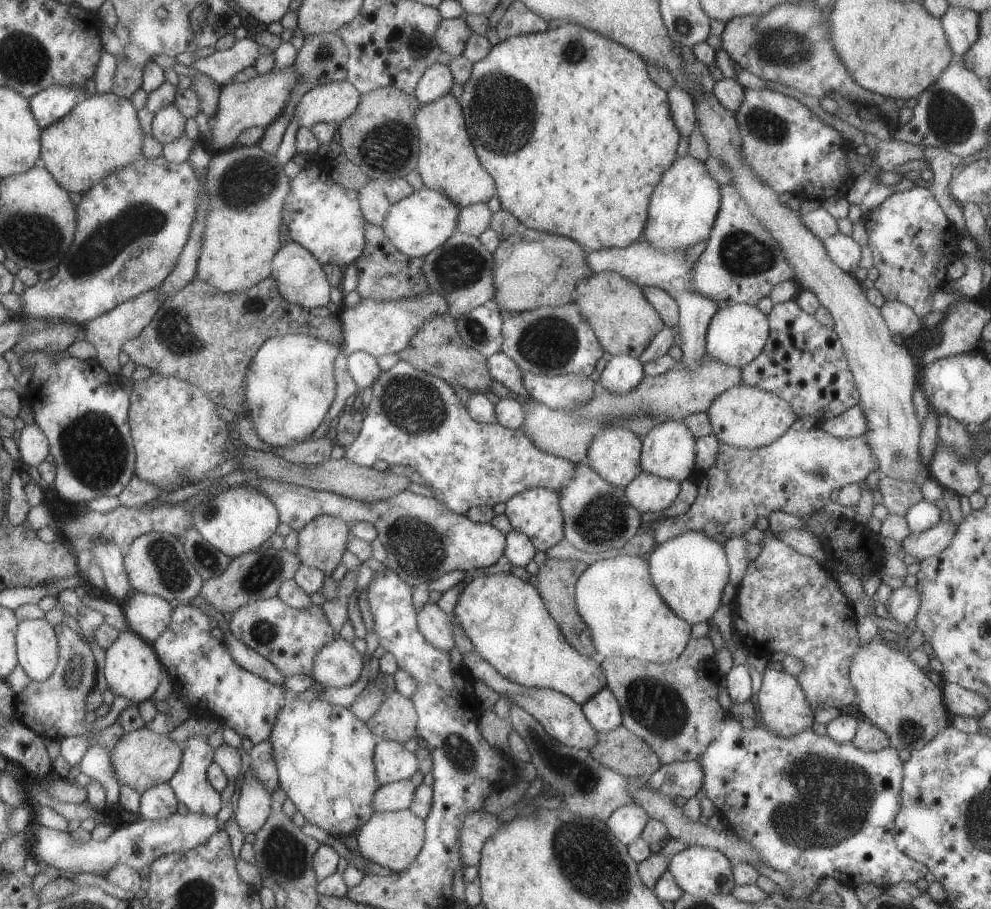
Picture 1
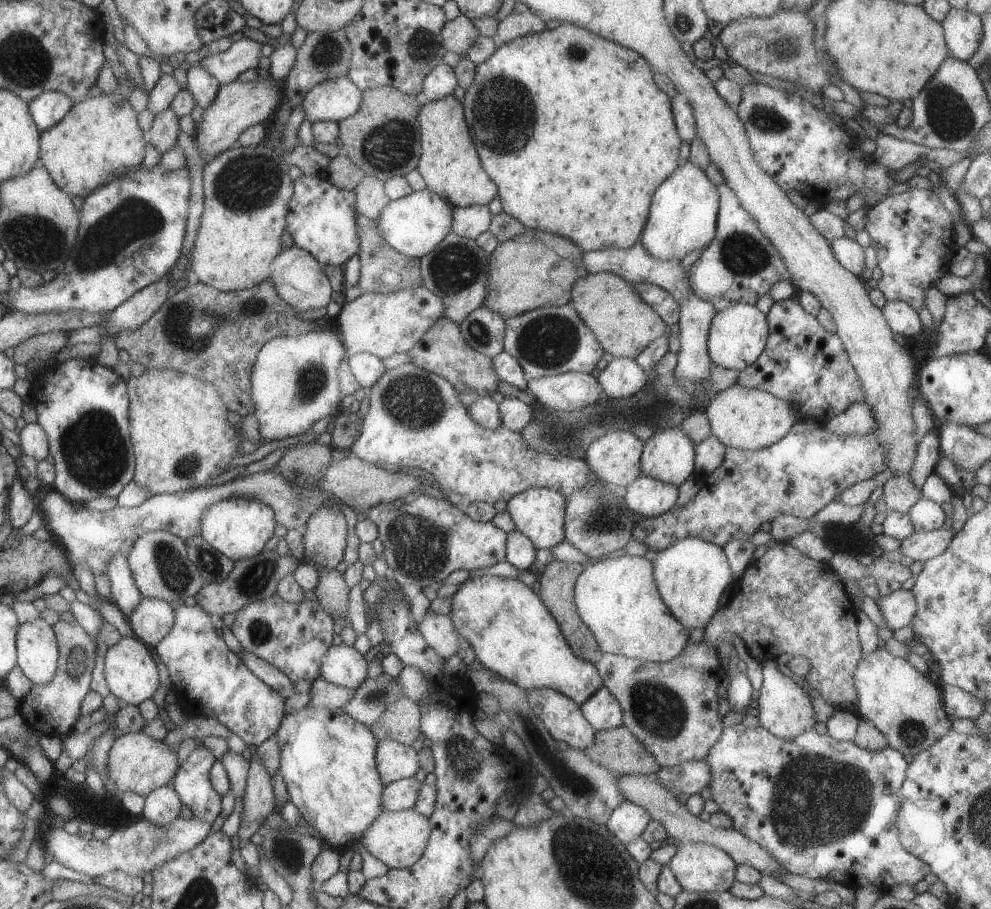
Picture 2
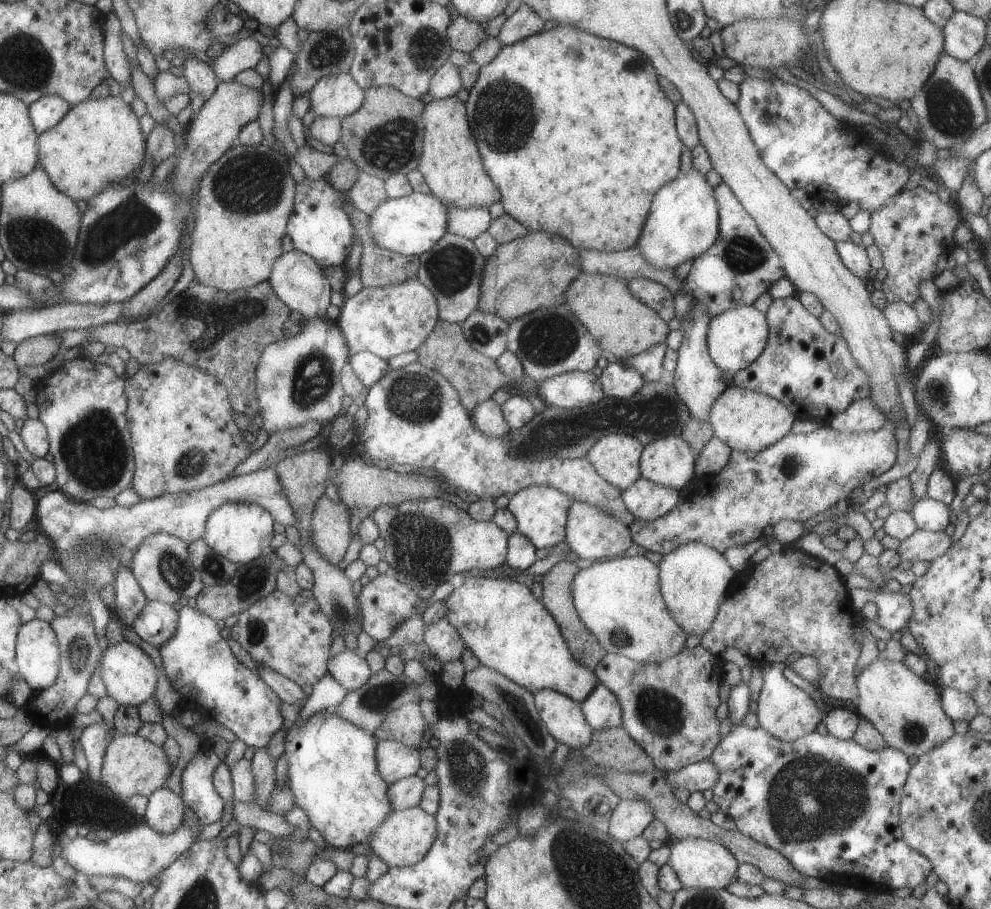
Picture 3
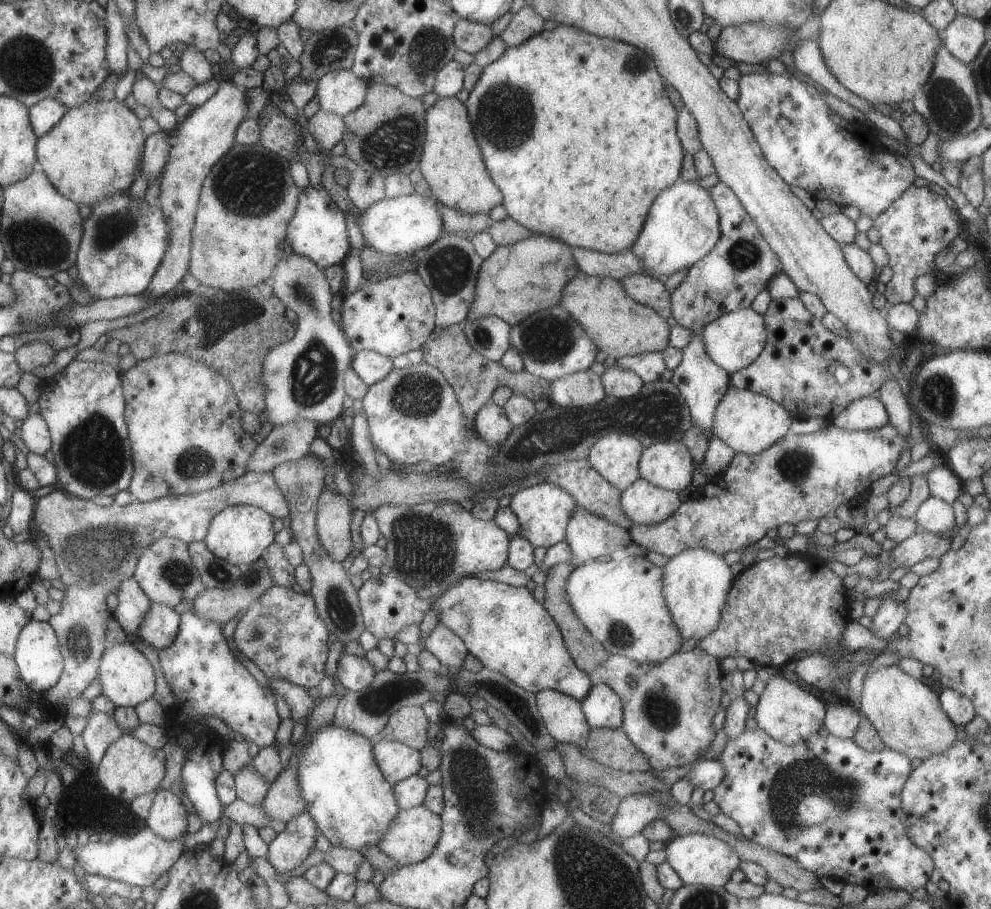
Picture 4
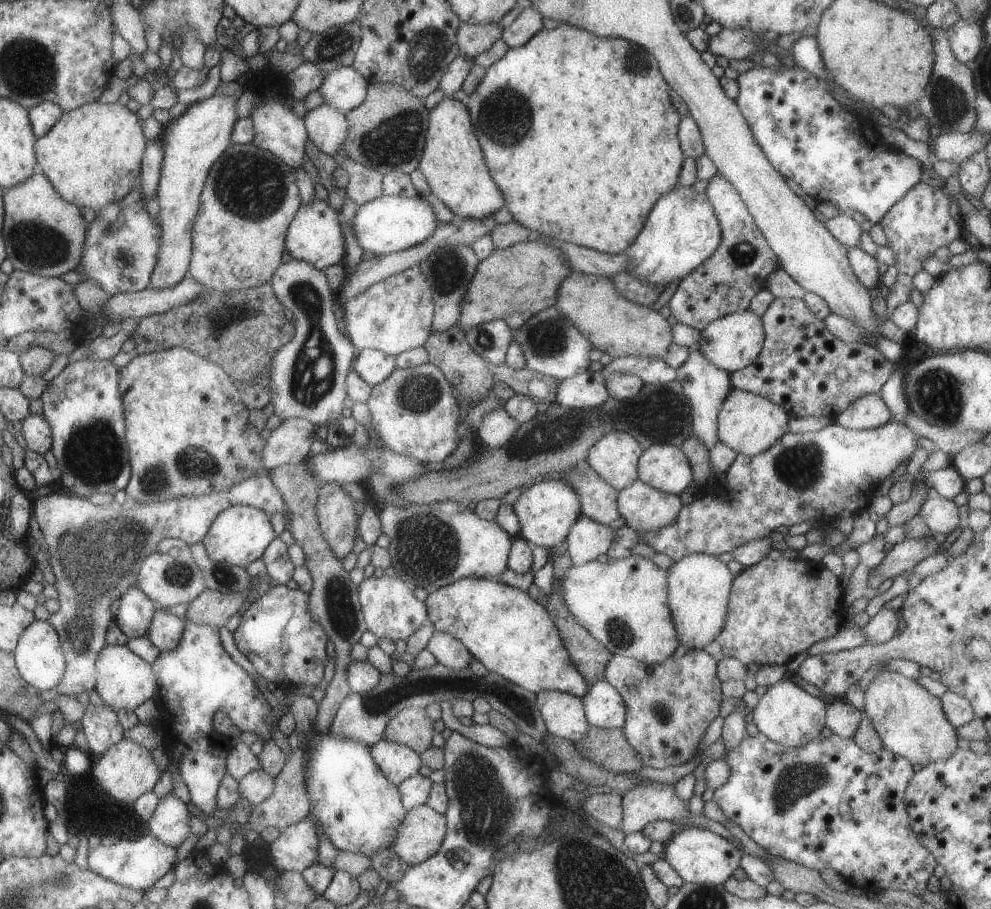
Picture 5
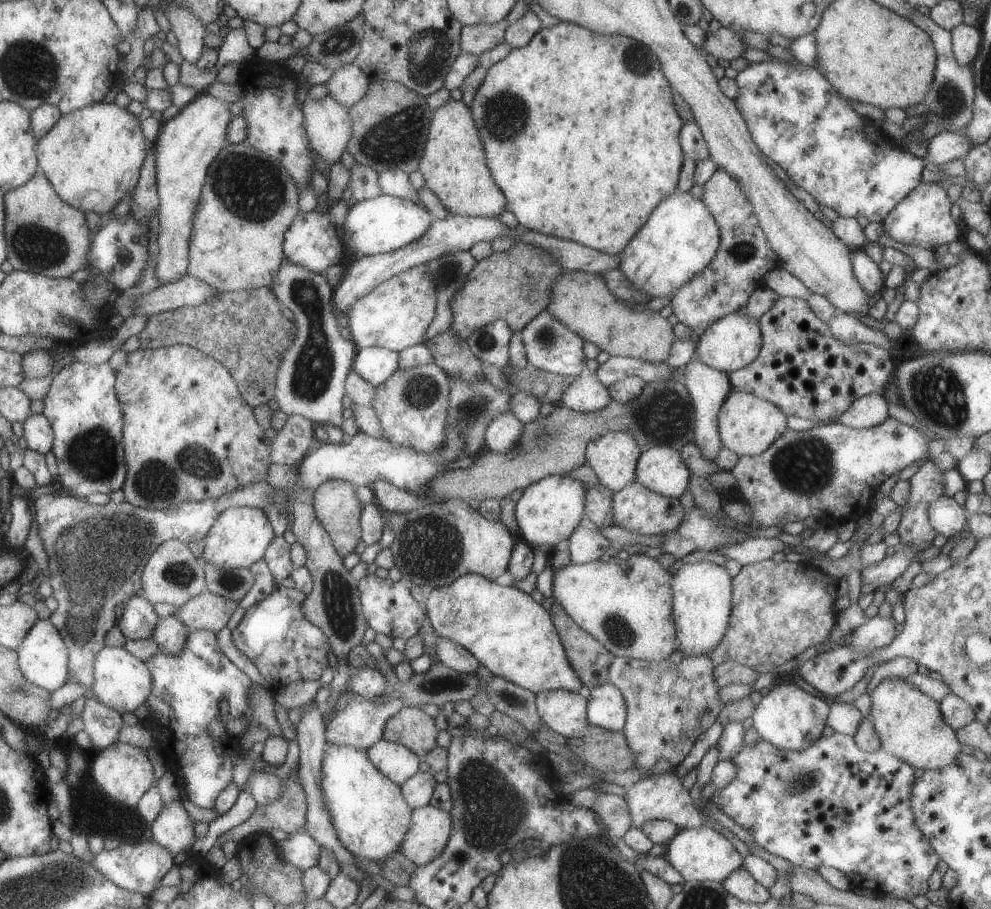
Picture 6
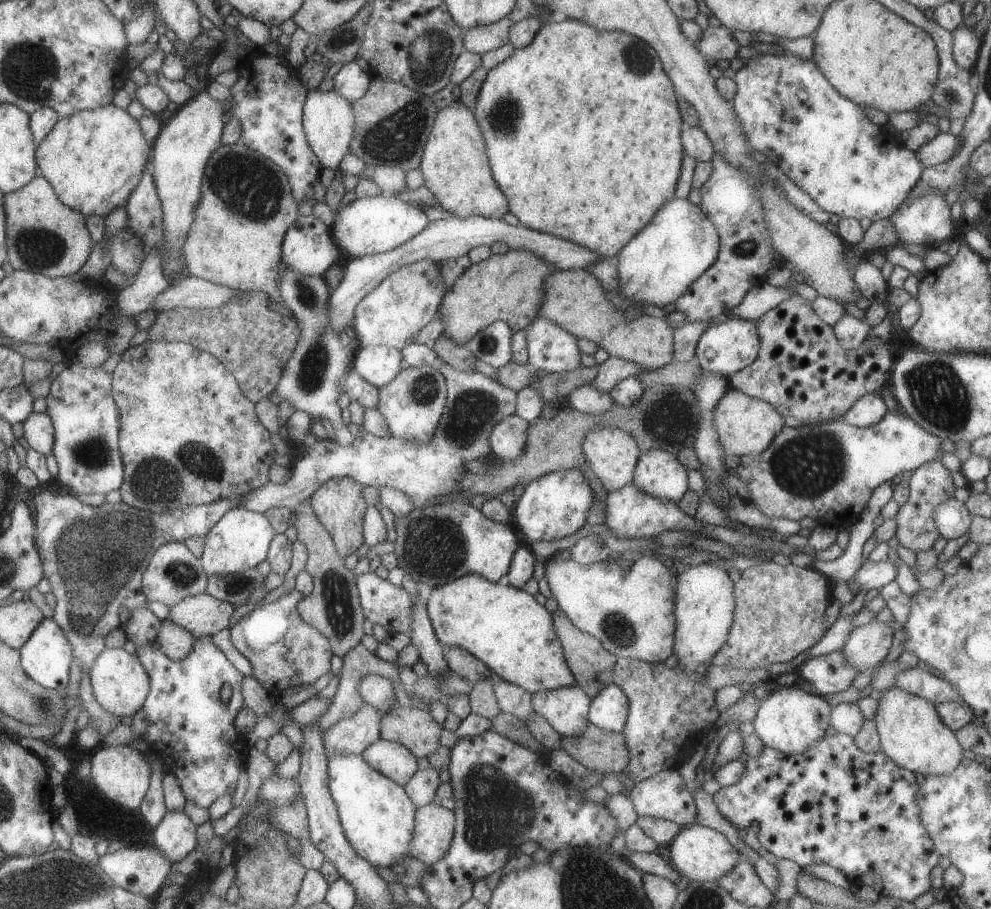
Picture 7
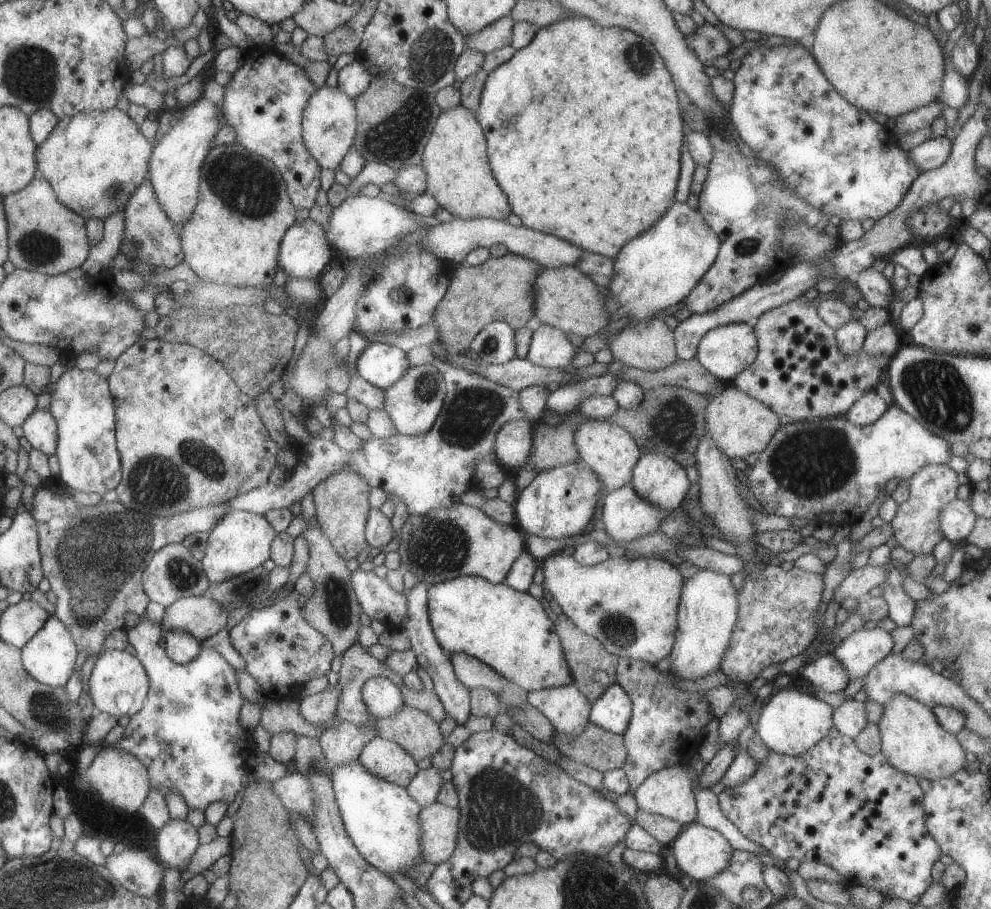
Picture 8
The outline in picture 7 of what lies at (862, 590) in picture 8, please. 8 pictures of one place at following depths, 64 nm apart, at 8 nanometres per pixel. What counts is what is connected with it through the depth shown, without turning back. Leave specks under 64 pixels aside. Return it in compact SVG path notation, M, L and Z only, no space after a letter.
M866 561L855 570L849 581L843 581L842 584L848 588L849 592L867 592L871 588L879 590L888 582L893 581L896 575L896 568L893 563L887 561L877 561L876 563Z

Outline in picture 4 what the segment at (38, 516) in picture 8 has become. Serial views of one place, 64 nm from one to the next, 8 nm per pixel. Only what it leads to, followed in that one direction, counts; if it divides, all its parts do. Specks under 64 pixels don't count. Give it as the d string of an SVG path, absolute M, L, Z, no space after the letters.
M247 471L235 480L218 484L212 489L197 494L171 495L144 503L133 500L123 506L114 502L109 506L100 507L93 501L68 495L63 490L53 491L35 500L32 508L32 520L37 528L47 536L47 544L52 550L57 572L59 572L59 580L65 586L65 590L62 591L61 610L55 616L51 616L48 621L59 642L59 651L63 662L61 677L45 693L36 696L36 699L43 706L46 718L63 714L61 703L79 698L83 690L97 677L99 660L106 647L104 642L105 622L110 614L106 609L106 592L116 592L119 582L125 576L133 577L136 558L141 556L142 552L156 538L173 537L182 540L186 545L202 541L213 516L225 507L233 505L256 506L268 512L273 519L284 519L288 516L289 510L270 471Z

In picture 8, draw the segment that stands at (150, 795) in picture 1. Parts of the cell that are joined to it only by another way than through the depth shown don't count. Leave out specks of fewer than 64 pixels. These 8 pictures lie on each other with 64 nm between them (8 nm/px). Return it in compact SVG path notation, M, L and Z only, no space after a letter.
M169 819L155 838L155 850L165 869L185 870L200 845L198 832L187 820Z

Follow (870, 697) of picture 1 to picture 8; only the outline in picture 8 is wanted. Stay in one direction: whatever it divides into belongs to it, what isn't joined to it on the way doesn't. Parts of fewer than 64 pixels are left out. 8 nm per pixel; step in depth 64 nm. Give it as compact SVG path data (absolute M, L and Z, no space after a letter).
M893 695L884 706L877 724L880 732L880 752L899 772L925 778L928 781L951 776L967 763L964 750L954 734L937 724L931 709L905 695Z

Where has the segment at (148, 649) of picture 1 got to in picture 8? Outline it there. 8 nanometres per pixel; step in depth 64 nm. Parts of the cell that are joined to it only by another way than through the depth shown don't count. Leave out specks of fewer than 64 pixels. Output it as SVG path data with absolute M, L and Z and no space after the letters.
M104 649L94 660L87 684L95 713L106 712L116 718L124 714L130 717L139 712L145 702L148 676L135 655L119 649Z

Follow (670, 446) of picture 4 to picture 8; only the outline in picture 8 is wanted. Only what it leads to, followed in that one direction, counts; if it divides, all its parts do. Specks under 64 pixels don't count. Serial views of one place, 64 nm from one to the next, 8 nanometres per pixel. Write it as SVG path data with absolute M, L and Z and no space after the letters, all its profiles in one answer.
M648 451L633 465L629 485L642 501L669 513L680 508L690 483L685 469L671 457Z

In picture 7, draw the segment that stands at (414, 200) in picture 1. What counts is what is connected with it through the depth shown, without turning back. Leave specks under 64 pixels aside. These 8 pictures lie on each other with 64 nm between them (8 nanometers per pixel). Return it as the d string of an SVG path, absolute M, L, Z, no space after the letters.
M384 194L353 198L334 213L334 220L329 226L330 234L338 248L351 258L391 250L421 232L429 222L417 205L405 203L392 196L386 197Z

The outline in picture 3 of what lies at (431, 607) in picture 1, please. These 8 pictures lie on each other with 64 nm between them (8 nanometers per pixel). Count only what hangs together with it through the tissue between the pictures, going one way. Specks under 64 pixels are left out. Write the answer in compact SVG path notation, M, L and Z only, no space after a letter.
M445 616L424 626L423 643L441 664L460 660L464 648L464 643Z

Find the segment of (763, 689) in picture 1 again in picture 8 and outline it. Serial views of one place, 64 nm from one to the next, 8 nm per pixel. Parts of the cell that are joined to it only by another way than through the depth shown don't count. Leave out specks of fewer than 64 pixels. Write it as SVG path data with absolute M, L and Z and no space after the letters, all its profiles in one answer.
M786 686L764 700L757 718L757 734L769 751L796 757L808 751L829 732L835 708L817 699Z

